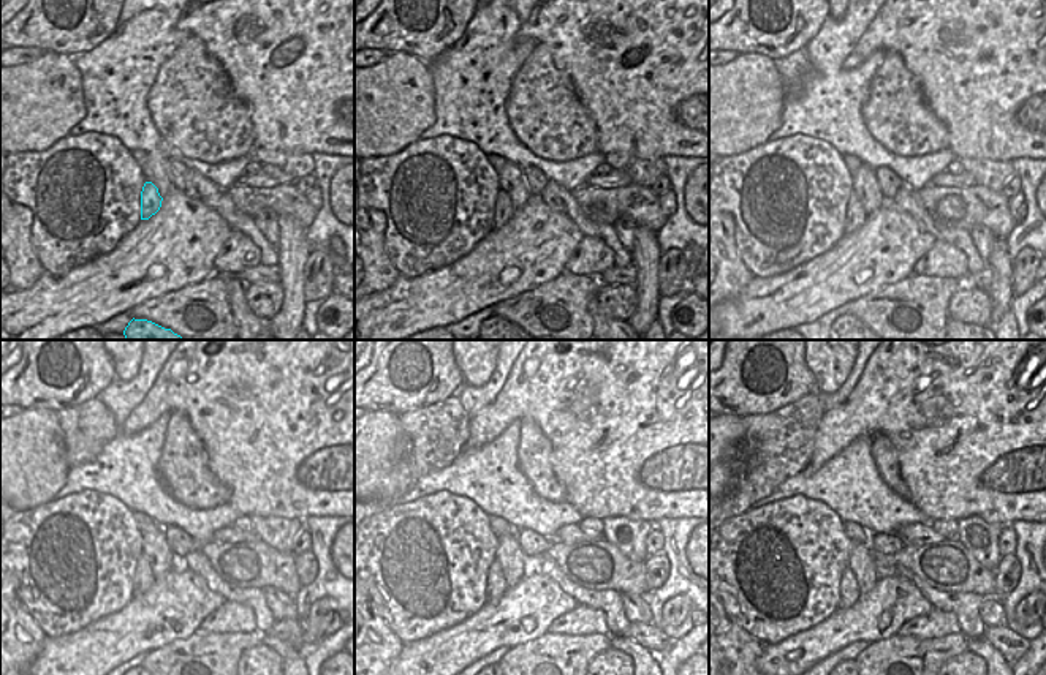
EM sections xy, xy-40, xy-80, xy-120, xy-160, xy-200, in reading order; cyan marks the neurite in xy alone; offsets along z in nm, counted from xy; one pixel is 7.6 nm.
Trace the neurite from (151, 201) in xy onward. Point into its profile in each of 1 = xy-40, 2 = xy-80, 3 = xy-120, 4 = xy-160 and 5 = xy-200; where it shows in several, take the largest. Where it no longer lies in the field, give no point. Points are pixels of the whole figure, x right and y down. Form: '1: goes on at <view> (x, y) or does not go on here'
1: goes on at xy-40 (504, 207)
2: goes on at xy-80 (855, 215)
3: goes on at xy-120 (144, 579)
4: goes on at xy-160 (496, 585)
5: goes on at xy-200 (848, 590)

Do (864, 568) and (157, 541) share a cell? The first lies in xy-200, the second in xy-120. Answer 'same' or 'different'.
same

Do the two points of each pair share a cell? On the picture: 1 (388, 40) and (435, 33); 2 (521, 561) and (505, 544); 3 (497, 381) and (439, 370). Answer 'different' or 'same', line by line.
1: same
2: same
3: different

